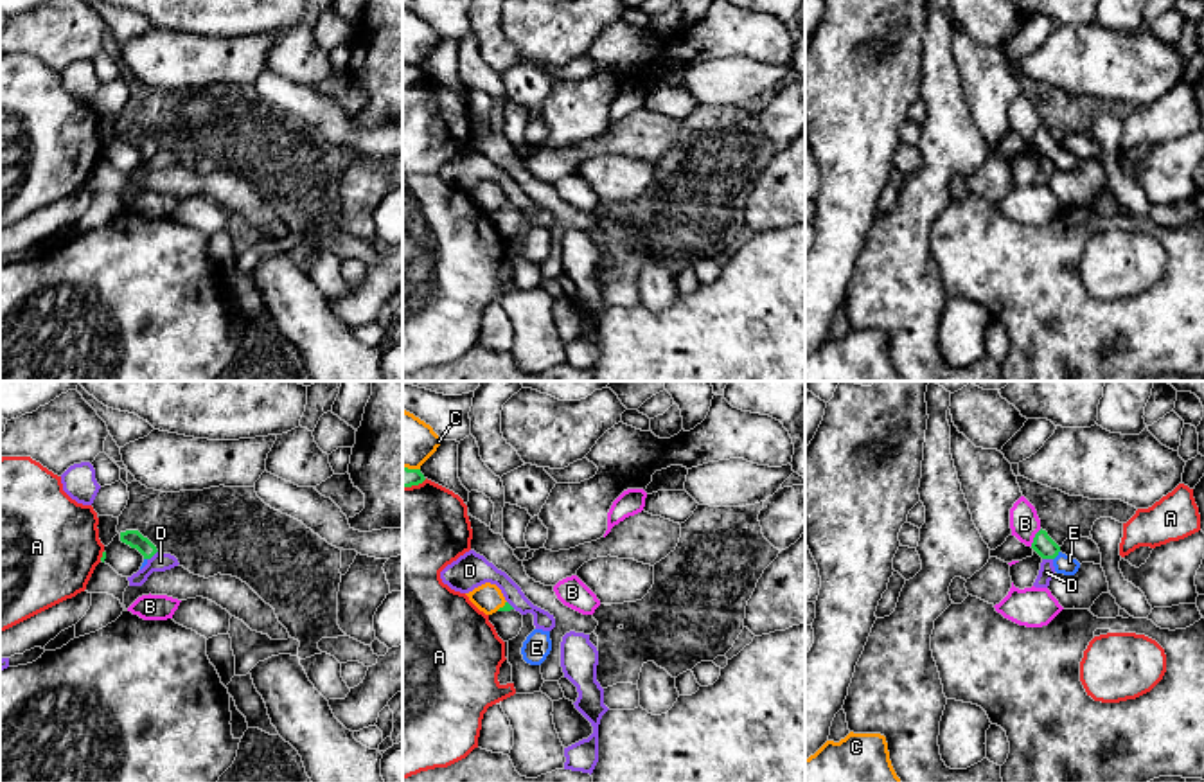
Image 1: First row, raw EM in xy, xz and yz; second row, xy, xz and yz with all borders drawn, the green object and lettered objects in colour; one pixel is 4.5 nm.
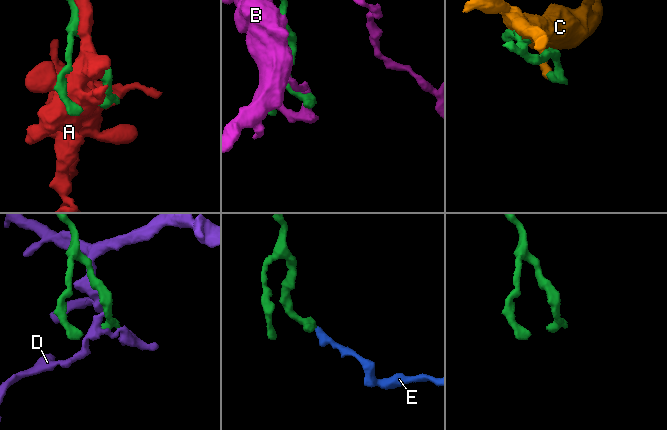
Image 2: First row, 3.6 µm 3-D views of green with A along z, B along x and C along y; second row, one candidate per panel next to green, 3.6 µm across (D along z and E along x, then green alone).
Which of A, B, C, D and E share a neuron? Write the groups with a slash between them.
A / B / C / D / E

